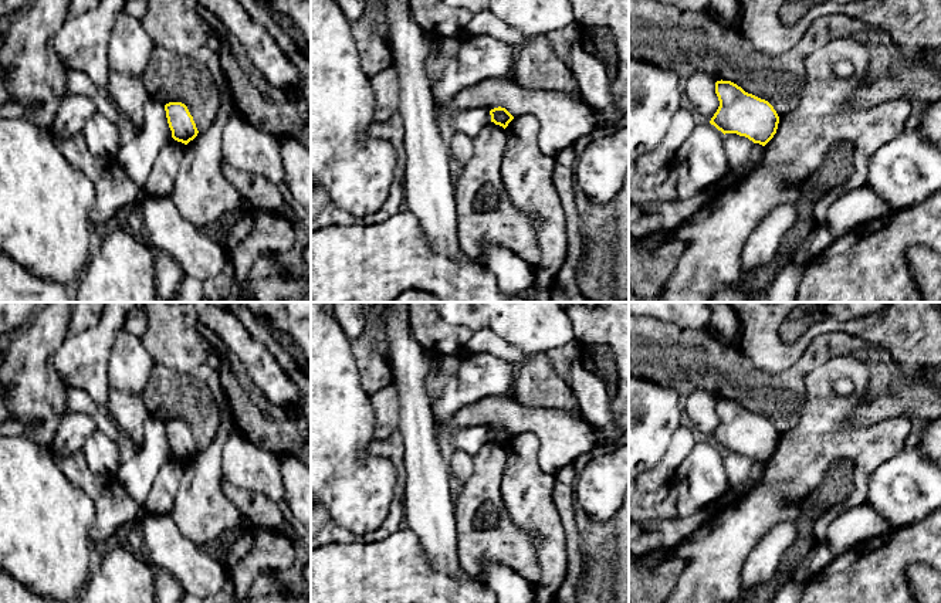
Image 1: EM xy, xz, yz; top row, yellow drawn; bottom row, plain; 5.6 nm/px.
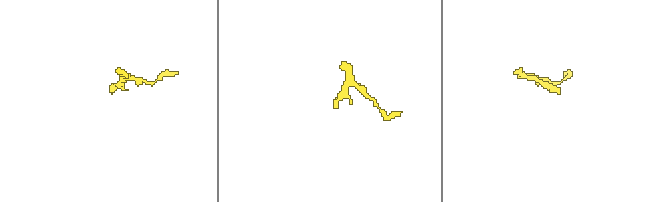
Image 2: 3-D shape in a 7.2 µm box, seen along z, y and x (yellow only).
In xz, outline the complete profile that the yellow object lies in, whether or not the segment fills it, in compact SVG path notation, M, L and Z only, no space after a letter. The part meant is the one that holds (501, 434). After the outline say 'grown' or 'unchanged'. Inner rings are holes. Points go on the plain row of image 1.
M501 424L491 427L490 433L491 433L491 440L502 444L504 447L514 437L514 434L505 426Z | unchanged

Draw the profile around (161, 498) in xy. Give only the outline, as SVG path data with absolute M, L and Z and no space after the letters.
M175 458L159 470L142 508L143 514L169 515L185 472L186 463Z

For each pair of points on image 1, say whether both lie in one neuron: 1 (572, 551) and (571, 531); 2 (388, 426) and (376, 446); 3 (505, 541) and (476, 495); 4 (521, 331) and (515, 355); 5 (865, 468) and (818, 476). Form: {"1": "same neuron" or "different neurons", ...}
{"1": "same neuron", "2": "different neurons", "3": "same neuron", "4": "different neurons", "5": "same neuron"}

